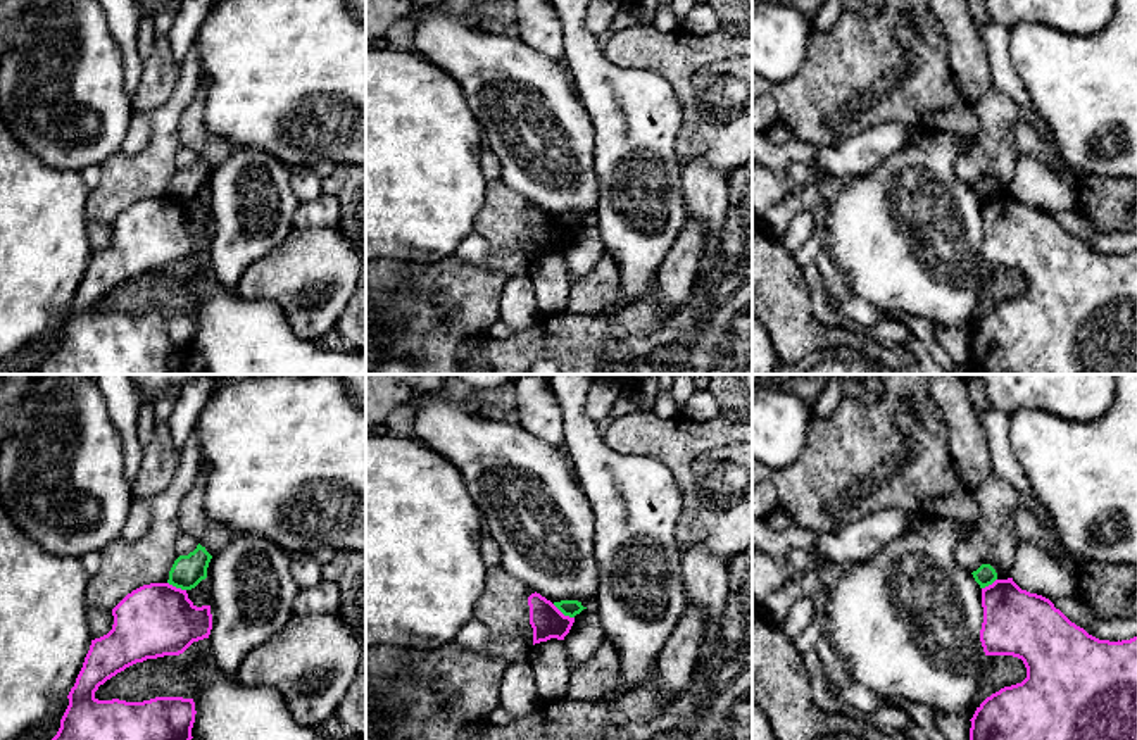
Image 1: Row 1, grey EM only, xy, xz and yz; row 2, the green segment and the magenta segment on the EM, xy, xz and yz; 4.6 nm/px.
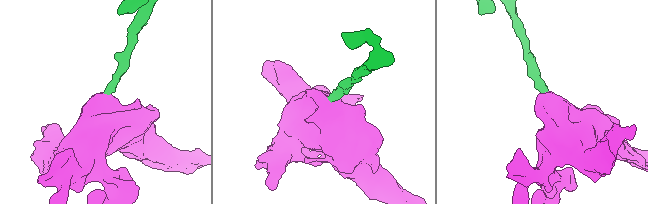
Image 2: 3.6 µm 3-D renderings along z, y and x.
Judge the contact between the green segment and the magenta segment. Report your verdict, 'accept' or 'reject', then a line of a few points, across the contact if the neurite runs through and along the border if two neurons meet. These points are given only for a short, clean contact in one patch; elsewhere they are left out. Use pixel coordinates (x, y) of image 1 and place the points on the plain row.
reject; line xz (552, 218), (573, 232)

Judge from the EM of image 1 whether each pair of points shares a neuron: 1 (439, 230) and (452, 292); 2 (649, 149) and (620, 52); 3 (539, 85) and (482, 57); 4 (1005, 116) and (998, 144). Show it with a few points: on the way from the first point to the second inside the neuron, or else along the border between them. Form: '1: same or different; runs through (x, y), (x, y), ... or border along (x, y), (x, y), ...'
1: different; border along (454, 252), (437, 261), (414, 264)
2: different; border along (601, 40), (609, 61), (649, 68), (665, 78)
3: same; runs through (525, 83), (496, 71)
4: same; runs through (998, 123), (998, 137)

